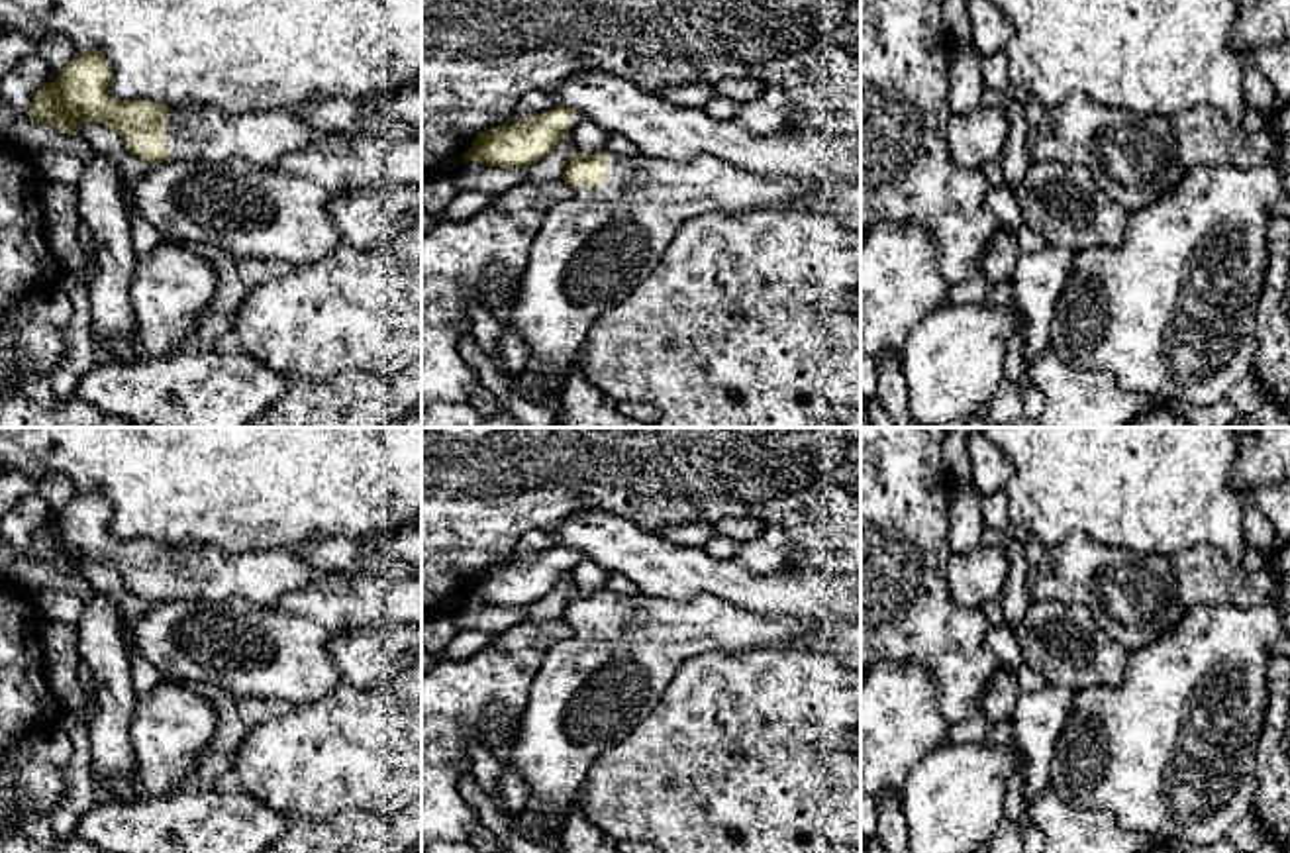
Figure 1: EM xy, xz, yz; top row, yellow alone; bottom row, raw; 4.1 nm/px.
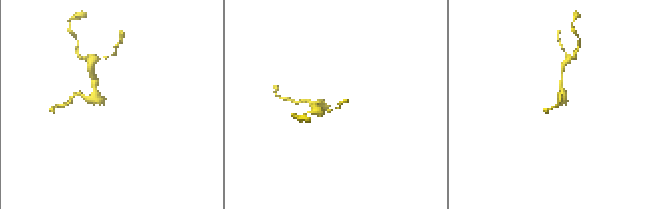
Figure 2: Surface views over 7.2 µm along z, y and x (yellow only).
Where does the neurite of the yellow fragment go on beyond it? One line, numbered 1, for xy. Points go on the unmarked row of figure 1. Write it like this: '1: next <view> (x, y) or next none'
1: next xy (197, 571)

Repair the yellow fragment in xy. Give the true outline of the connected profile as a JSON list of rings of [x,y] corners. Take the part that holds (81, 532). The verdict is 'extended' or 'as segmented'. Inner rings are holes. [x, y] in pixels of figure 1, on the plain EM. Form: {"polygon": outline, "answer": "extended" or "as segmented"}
{"polygon": [[[102,490],[76,492],[53,522],[37,529],[27,555],[71,575],[78,575],[84,561],[104,563],[151,604],[241,596],[271,608],[280,596],[316,586],[331,573],[343,578],[367,575],[312,567],[292,549],[229,553],[214,543],[124,541],[110,533],[112,514]]], "answer": "extended"}

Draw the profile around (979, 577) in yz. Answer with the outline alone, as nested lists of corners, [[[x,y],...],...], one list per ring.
[[[978,545],[949,559],[949,592],[965,608],[998,602],[1010,573],[1008,549]]]

